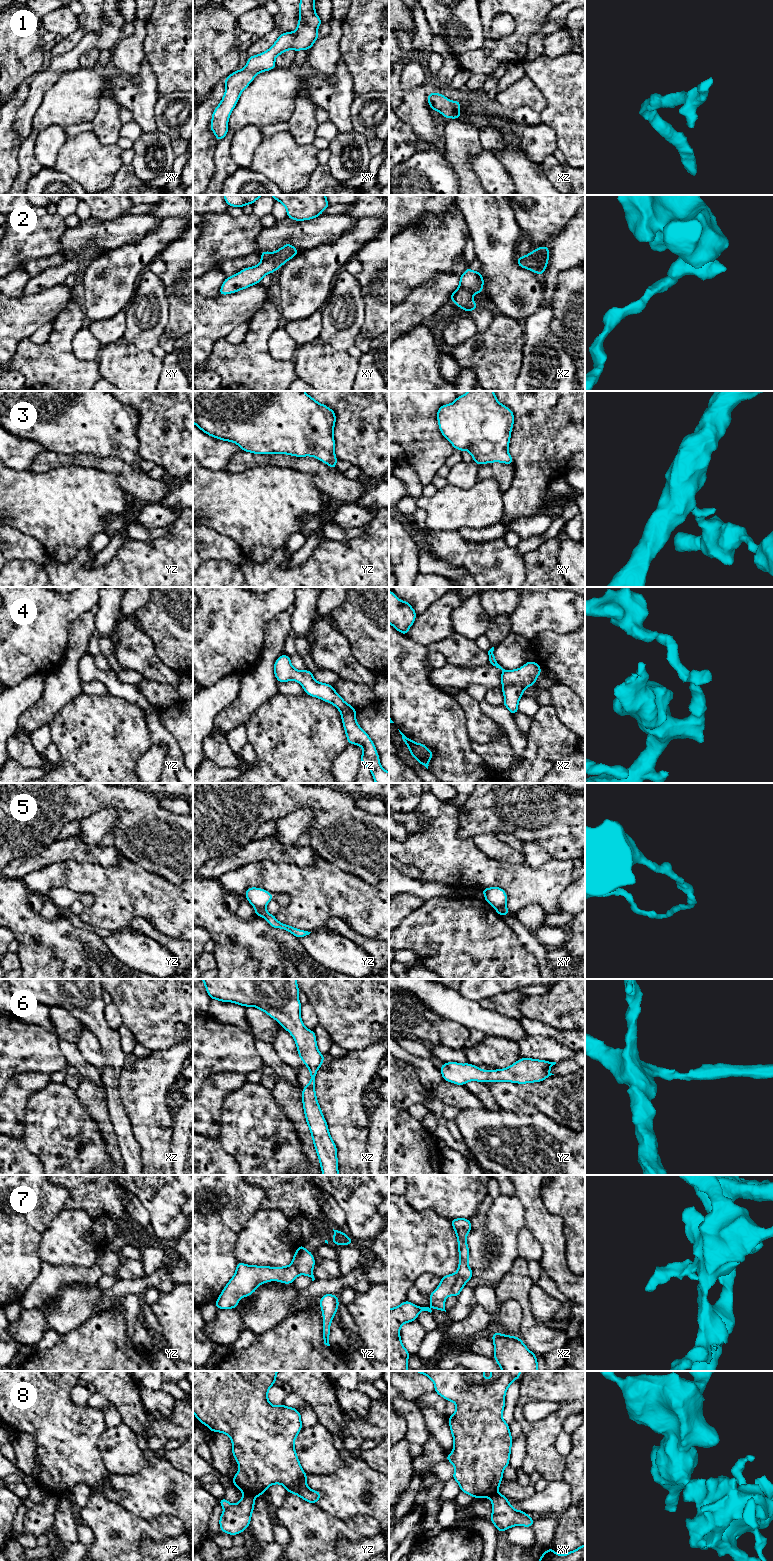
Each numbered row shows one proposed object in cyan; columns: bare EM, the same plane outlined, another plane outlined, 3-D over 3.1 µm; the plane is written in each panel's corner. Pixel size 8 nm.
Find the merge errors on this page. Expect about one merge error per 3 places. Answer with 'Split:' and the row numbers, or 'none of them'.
Split: 2, 5, 7, 8

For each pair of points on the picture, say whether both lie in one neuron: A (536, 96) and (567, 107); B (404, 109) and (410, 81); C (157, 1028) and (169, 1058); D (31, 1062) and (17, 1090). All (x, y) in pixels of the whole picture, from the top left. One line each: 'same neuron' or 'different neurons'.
A: different neurons
B: different neurons
C: different neurons
D: different neurons

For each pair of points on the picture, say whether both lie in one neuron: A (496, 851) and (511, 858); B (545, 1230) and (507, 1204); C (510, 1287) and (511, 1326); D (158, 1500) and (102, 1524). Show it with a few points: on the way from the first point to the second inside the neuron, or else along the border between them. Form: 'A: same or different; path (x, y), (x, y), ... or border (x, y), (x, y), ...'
A: same; path (500, 851), (507, 854)
B: different; border (514, 1195), (524, 1207), (525, 1226)
C: different; border (501, 1298), (513, 1298), (519, 1303), (521, 1319)
D: different; border (118, 1504), (144, 1519), (153, 1518)

